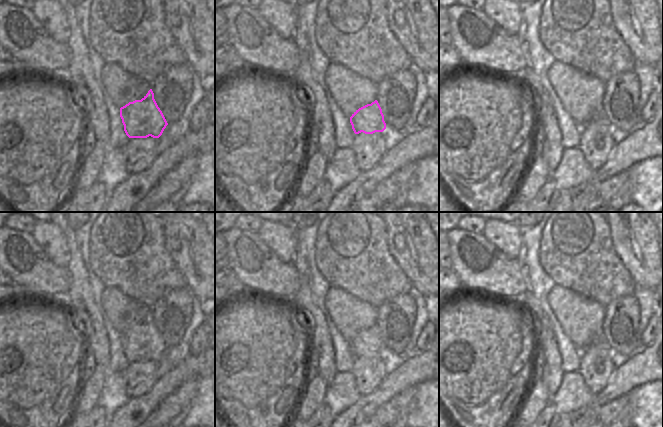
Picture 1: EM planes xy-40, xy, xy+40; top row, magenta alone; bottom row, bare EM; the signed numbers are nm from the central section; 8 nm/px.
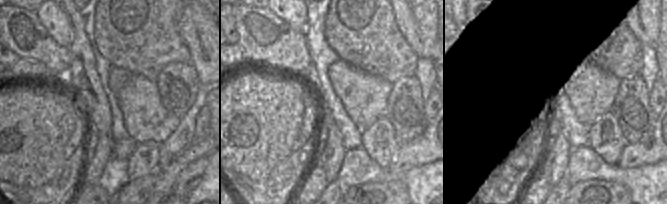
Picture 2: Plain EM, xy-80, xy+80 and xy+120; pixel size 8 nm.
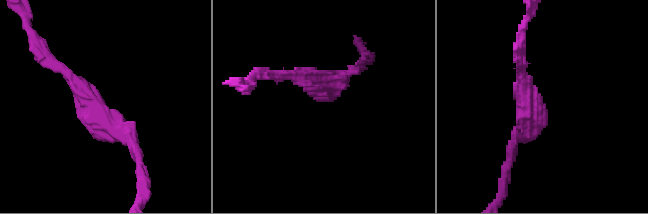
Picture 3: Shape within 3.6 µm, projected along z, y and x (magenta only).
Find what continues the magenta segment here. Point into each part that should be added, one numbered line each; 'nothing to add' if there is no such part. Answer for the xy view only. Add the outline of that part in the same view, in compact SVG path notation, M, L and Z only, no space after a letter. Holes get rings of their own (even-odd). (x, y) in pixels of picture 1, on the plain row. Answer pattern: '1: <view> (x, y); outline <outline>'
nothing to add

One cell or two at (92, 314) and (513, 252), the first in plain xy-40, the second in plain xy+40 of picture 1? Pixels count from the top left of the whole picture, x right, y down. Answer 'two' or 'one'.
two

